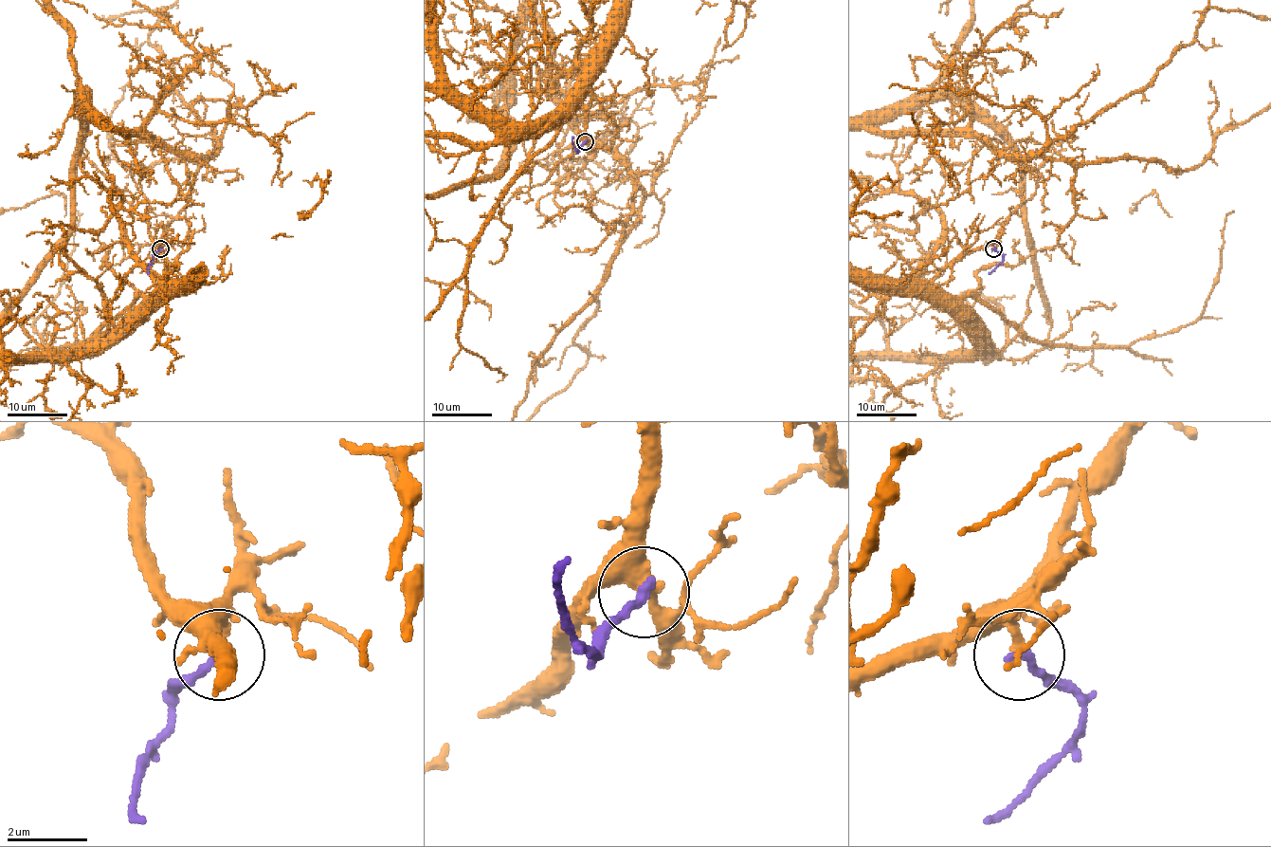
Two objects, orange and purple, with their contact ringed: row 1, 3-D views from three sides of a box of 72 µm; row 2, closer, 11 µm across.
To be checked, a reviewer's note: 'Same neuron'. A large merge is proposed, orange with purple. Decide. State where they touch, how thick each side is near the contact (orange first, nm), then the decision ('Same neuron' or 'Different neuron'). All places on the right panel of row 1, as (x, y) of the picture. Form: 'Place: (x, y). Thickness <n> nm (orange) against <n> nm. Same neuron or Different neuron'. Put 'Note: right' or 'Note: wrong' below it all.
Place: (993, 248). Thickness 260 nm (orange) against 260 nm. Same neuron
Note: right

